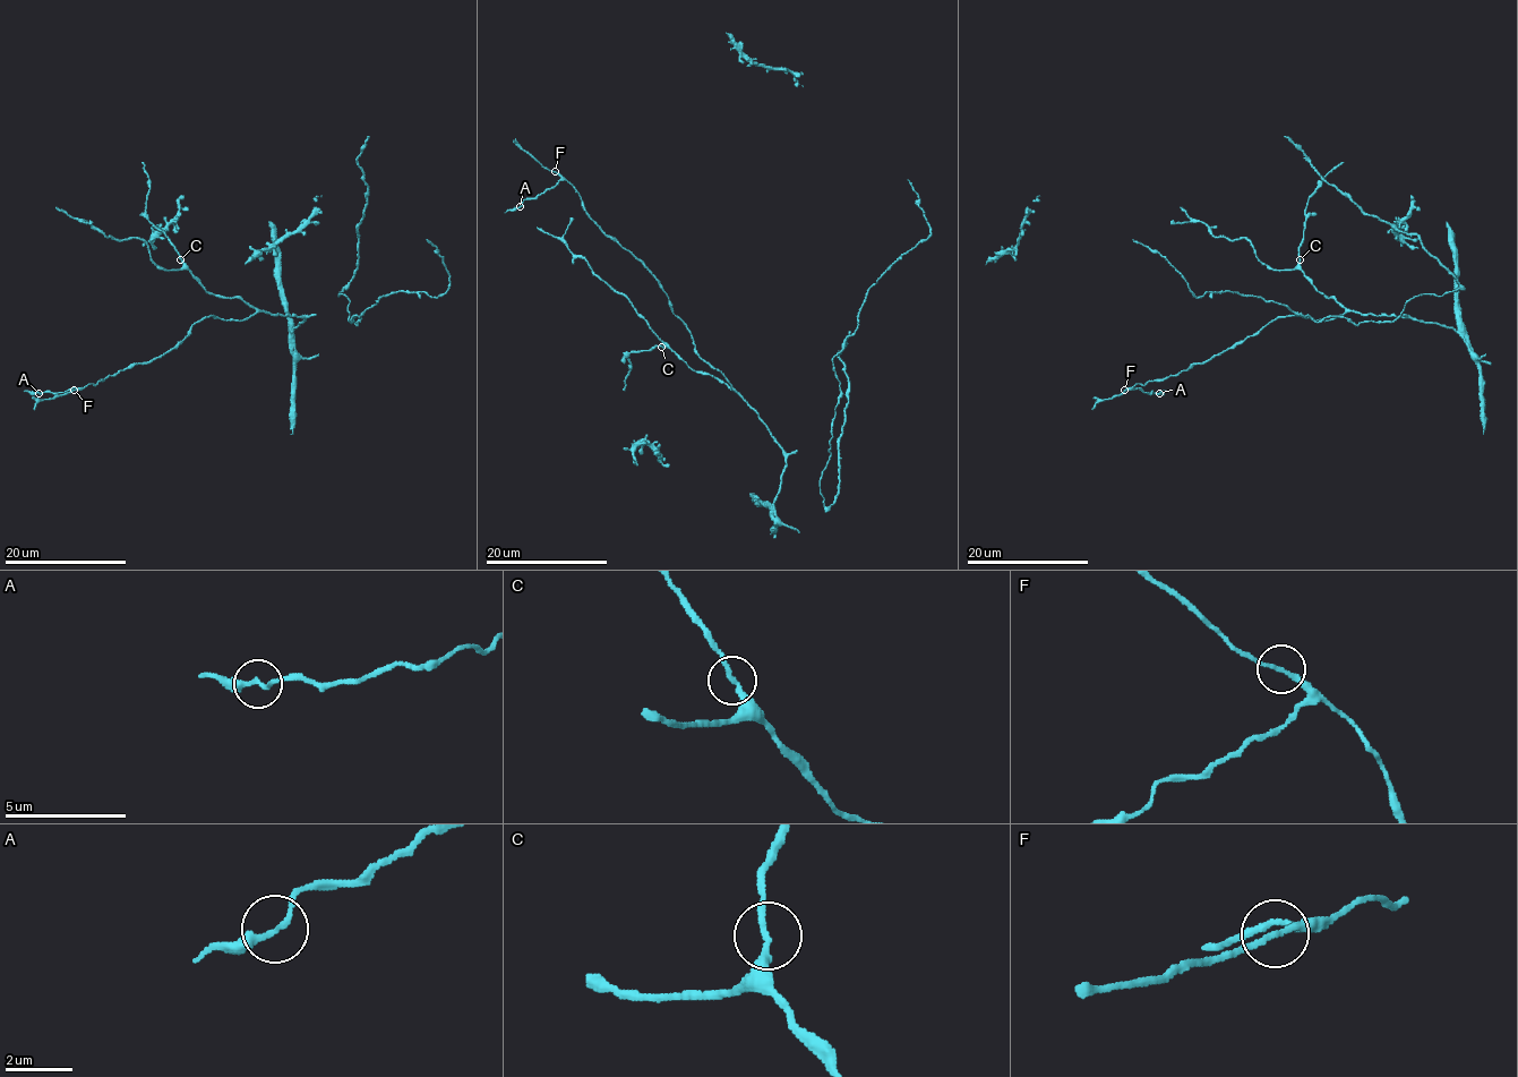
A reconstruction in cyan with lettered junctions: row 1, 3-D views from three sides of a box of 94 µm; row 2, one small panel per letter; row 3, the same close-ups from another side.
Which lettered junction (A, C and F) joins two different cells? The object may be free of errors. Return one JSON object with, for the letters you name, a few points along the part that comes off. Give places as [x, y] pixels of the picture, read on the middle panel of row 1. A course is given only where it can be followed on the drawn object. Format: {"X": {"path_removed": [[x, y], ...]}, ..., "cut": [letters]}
{"cut": []}

